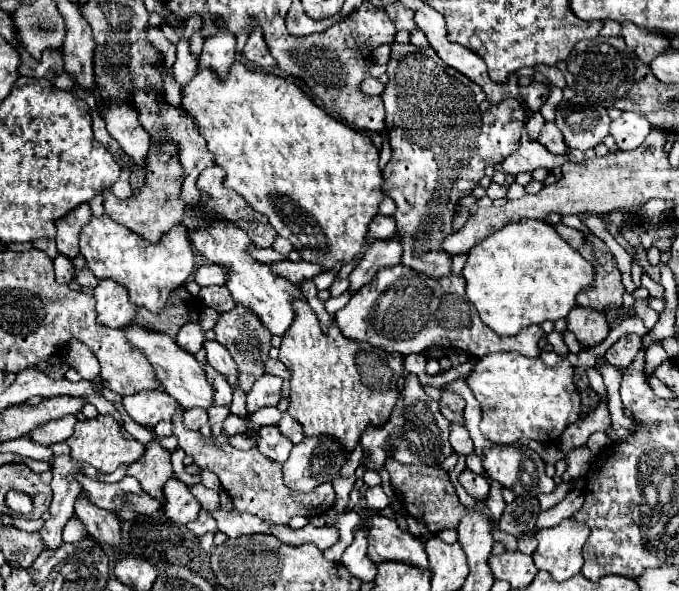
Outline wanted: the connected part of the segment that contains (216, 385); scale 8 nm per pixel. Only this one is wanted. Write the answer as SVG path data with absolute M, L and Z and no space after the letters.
M216 374L212 378L212 388L216 396L216 404L230 404L232 402L232 386L222 378L222 374Z

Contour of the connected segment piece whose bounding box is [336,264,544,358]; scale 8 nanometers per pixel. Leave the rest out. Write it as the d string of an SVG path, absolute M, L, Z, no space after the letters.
M396 264L380 268L372 282L352 294L348 306L336 312L336 324L340 332L358 342L368 342L390 354L414 354L424 352L432 346L464 350L474 358L482 358L492 352L518 350L528 358L540 356L538 340L544 336L540 326L526 326L514 338L502 338L494 334L474 310L474 304L466 298L466 280L460 274L448 274L442 278L428 278L410 270L408 266Z

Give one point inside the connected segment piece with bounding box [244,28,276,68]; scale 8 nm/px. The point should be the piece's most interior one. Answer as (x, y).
(256, 53)

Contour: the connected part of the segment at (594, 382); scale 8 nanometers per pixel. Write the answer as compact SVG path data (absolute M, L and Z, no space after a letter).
M596 368L586 370L586 374L588 374L588 380L590 380L590 386L596 390L596 394L600 396L600 400L604 400L604 398L606 398L606 386L604 386L602 374L600 374Z

